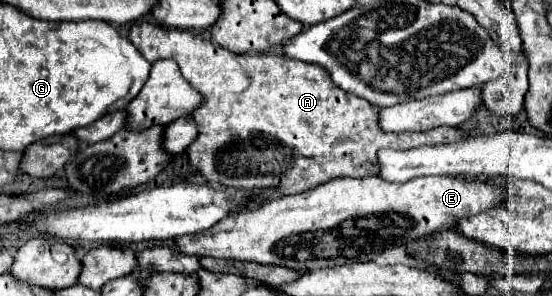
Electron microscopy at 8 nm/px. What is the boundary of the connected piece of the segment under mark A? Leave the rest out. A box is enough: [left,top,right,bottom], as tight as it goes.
[127,22,463,194]

